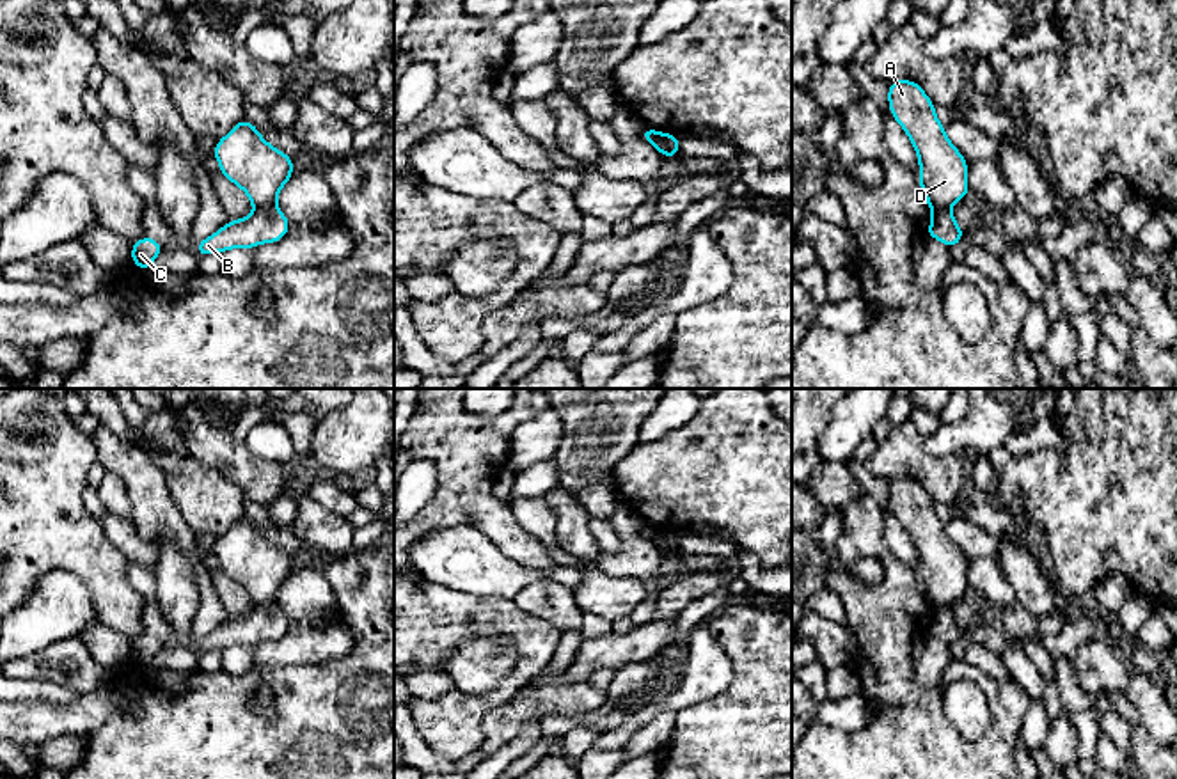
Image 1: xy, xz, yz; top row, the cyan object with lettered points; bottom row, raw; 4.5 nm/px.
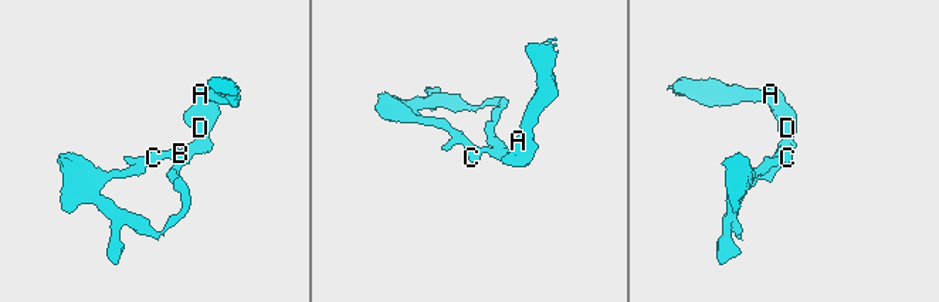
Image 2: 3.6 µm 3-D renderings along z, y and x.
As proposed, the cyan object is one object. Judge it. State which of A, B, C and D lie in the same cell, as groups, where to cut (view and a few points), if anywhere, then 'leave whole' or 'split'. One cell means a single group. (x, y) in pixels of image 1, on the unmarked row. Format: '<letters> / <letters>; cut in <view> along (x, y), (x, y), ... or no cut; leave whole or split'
A D / B C; cut in xy along (274, 600), (256, 607); split

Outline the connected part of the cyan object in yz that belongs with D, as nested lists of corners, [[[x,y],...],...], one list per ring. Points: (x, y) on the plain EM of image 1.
[[[895,477],[888,484],[891,515],[911,536],[920,557],[920,586],[932,609],[948,607],[969,593],[968,561],[948,538],[936,502],[920,481]]]

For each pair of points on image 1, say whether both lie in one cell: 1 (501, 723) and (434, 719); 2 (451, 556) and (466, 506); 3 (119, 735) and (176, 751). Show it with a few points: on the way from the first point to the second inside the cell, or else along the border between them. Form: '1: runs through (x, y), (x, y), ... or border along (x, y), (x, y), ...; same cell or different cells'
1: border along (489, 708), (481, 723), (483, 740), (476, 749); different cells
2: border along (419, 536), (430, 531), (473, 524), (497, 545); different cells
3: runs through (134, 749), (162, 751); same cell

